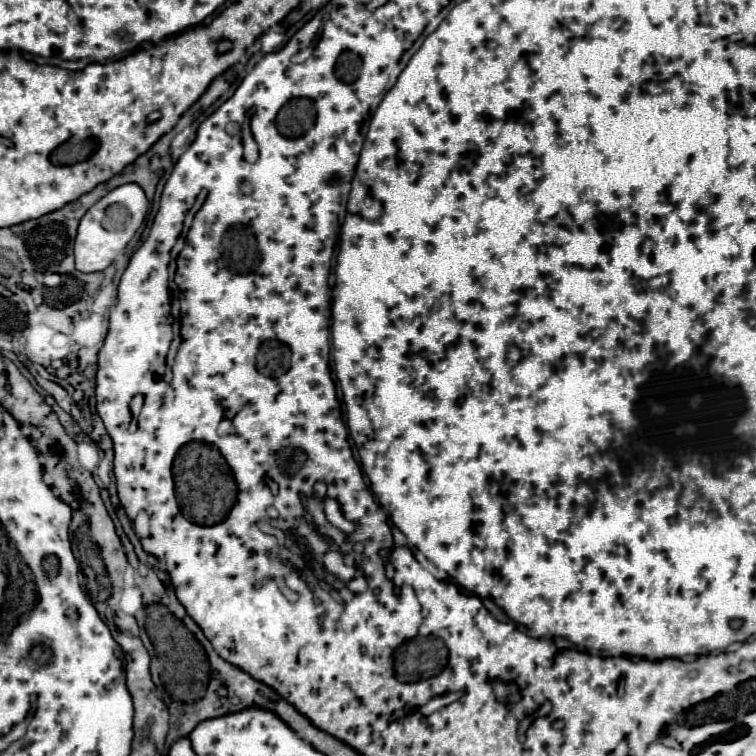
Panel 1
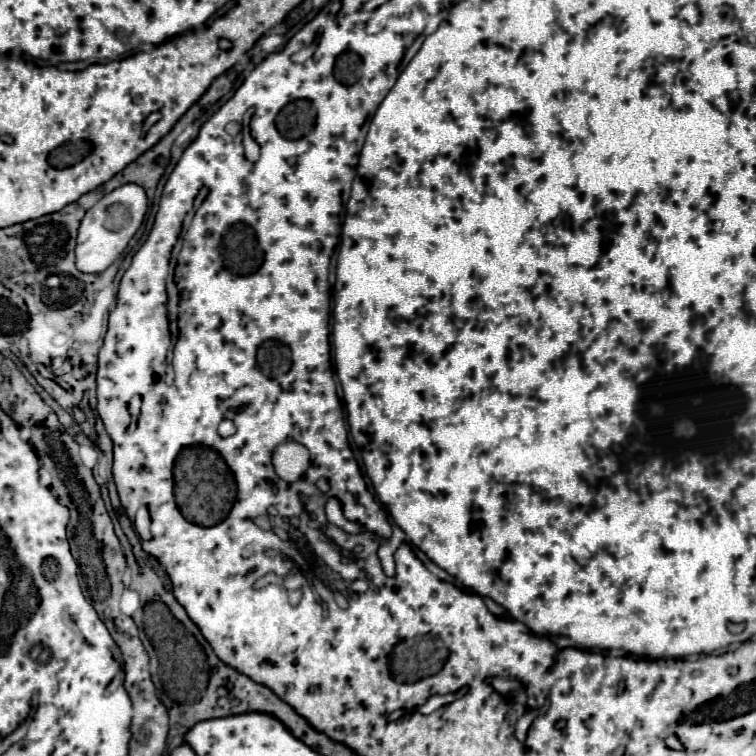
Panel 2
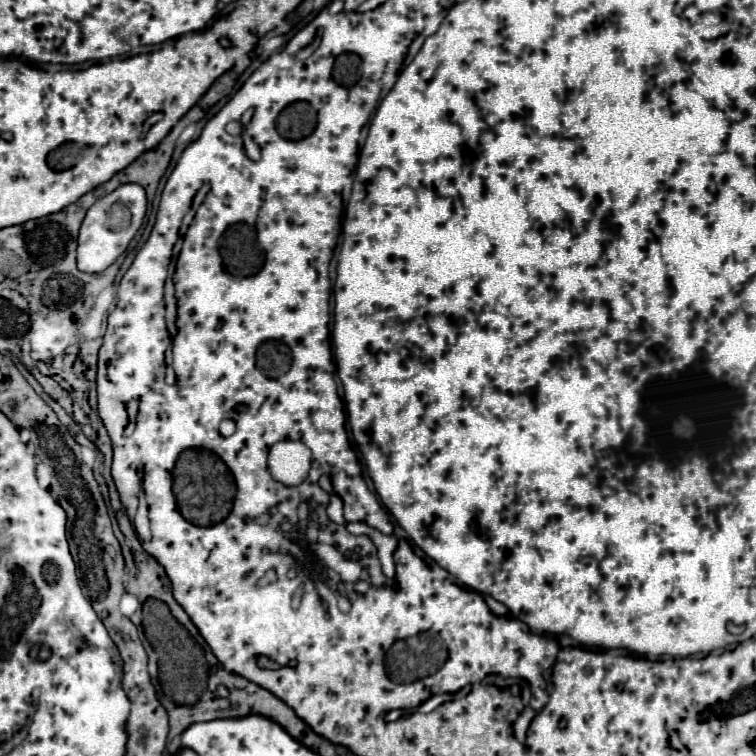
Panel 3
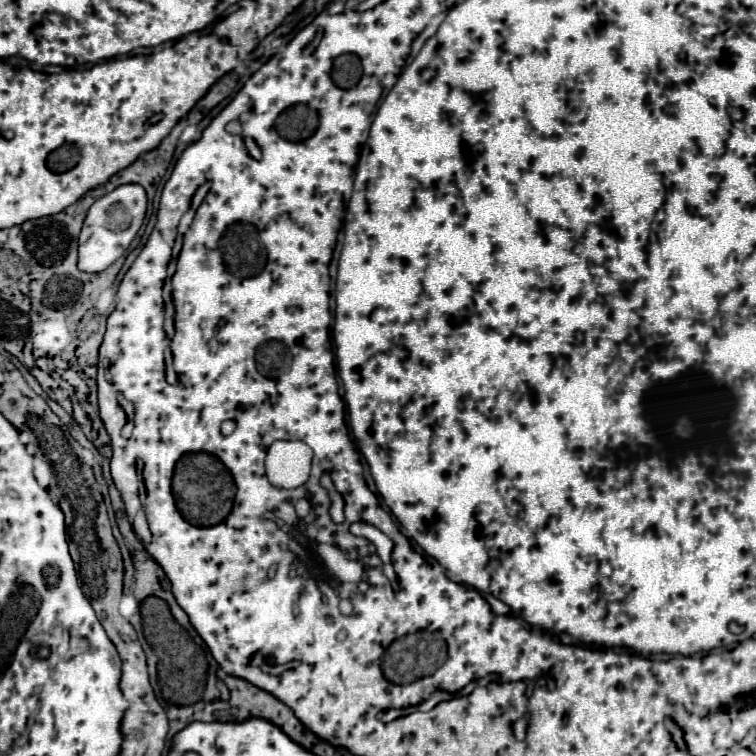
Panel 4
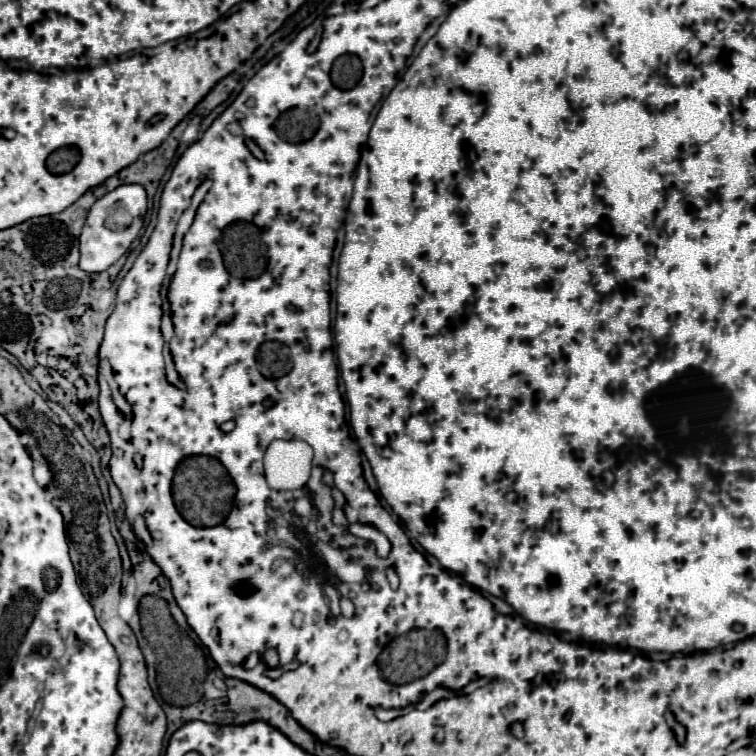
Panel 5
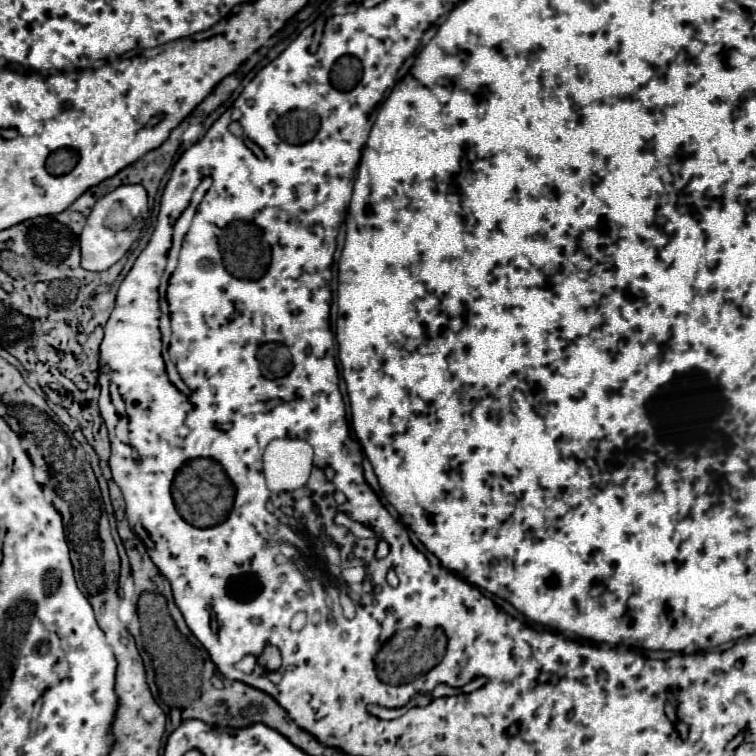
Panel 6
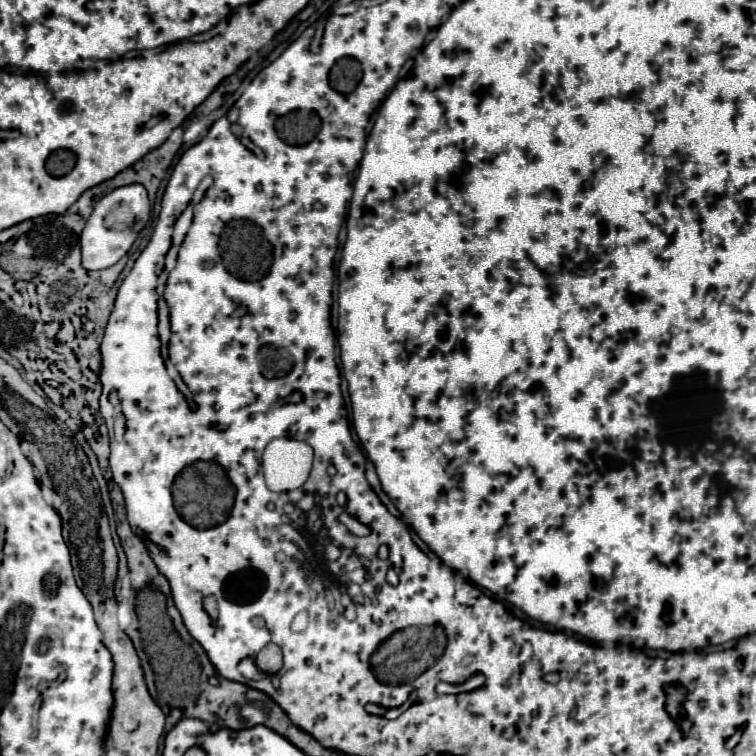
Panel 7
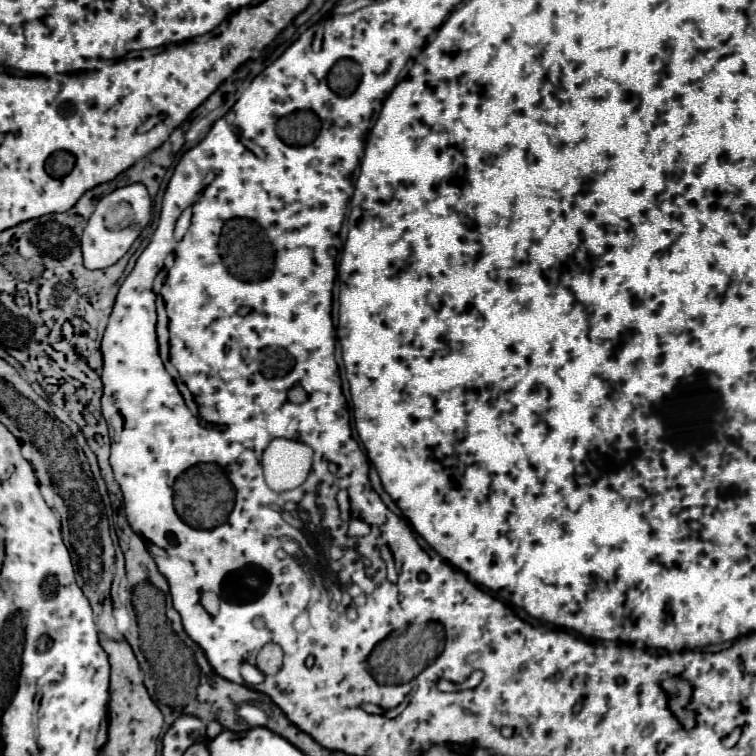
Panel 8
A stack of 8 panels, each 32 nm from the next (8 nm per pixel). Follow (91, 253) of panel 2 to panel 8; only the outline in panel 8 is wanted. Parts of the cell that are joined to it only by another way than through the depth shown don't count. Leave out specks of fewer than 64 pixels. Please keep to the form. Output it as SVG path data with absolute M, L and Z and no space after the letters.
M130 184L104 196L96 204L96 210L90 216L82 234L84 266L90 270L98 270L98 268L108 268L116 264L130 250L134 240L140 236L142 228L148 224L150 208L152 208L152 202L144 184Z

